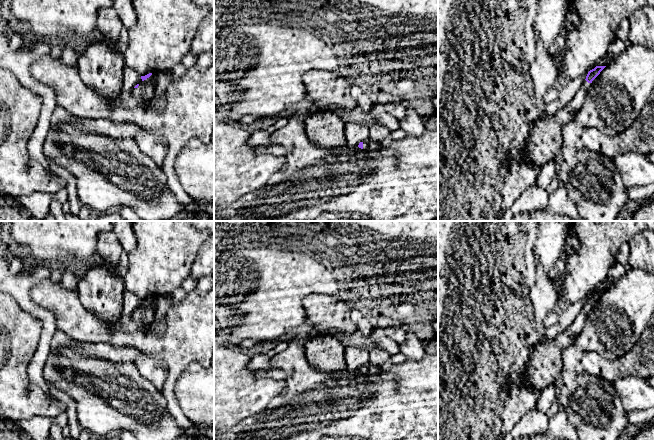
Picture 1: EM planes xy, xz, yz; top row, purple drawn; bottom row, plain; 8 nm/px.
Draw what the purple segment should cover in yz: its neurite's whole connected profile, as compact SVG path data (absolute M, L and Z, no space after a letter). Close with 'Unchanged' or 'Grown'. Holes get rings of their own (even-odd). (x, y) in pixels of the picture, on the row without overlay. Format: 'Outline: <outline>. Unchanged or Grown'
Outline: M596 290L590 294L582 311L564 332L553 339L545 338L531 348L524 374L527 385L541 392L548 385L555 383L562 370L563 350L574 344L584 326L588 311L605 291Z. Grown

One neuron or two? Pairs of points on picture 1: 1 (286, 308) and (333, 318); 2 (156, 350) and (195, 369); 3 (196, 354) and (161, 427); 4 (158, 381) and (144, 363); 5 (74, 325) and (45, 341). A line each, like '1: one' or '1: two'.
1: two
2: two
3: two
4: one
5: two

